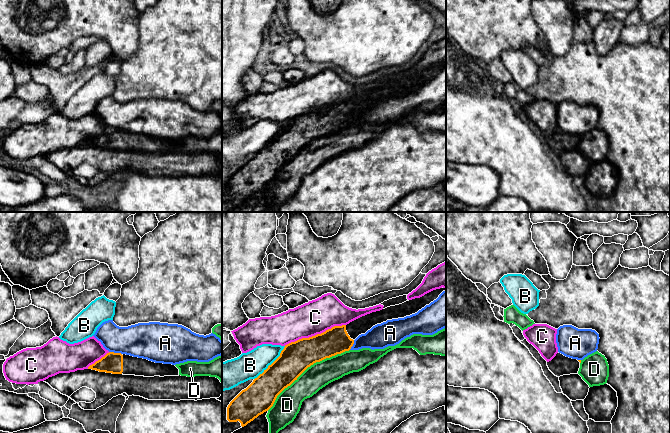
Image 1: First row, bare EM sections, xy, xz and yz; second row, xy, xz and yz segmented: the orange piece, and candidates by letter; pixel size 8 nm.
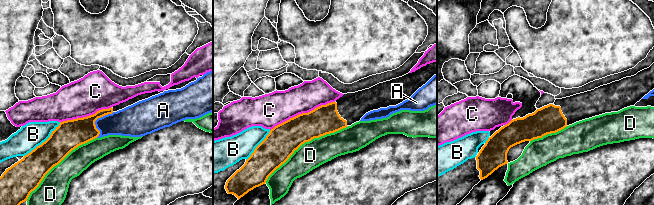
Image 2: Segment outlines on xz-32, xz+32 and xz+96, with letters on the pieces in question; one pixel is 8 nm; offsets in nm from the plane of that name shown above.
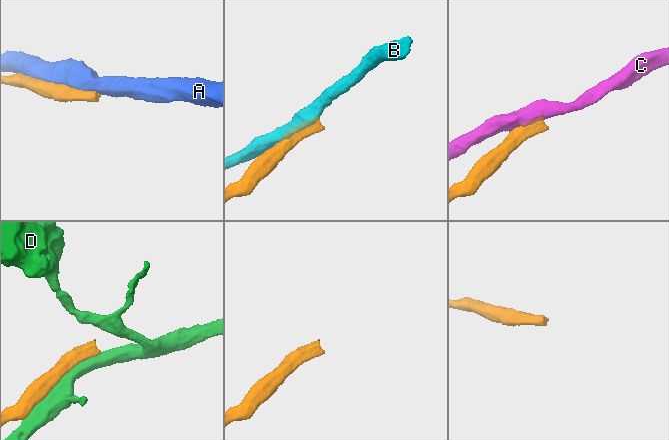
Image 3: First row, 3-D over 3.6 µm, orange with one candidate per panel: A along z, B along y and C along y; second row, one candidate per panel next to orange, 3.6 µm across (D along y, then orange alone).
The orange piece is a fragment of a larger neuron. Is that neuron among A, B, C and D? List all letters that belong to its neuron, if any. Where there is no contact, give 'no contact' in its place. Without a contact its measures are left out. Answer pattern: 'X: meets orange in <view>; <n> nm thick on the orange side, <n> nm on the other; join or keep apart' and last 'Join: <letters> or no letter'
A: meets orange in xy; 160 nm thick on the orange side, 280 nm on the other; keep apart
B: meets orange in xz; 240 nm thick on the orange side, 220 nm on the other; keep apart
C: meets orange in xz; 240 nm thick on the orange side, 280 nm on the other; keep apart
D: meets orange in xz; 240 nm thick on the orange side, 200 nm on the other; keep apart
Join: no letter

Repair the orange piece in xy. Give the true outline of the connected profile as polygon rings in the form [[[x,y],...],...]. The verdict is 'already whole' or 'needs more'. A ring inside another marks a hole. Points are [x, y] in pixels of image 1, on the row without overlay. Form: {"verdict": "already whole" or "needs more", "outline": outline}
{"verdict": "needs more", "outline": [[[109,128],[88,145],[112,150],[144,153],[179,152],[179,145],[172,140],[155,139],[147,135]]]}

